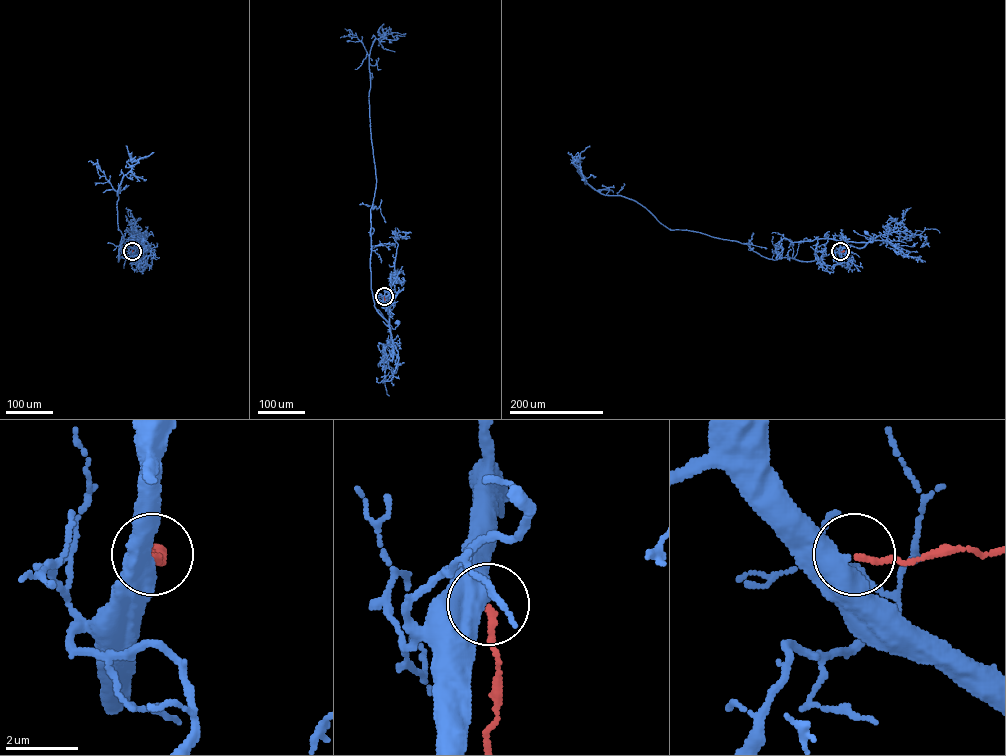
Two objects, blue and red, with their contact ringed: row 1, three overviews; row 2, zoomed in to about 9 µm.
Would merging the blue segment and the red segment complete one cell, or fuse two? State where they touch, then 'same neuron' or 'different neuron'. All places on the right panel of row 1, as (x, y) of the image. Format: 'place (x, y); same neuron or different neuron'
place (840, 251); same neuron

